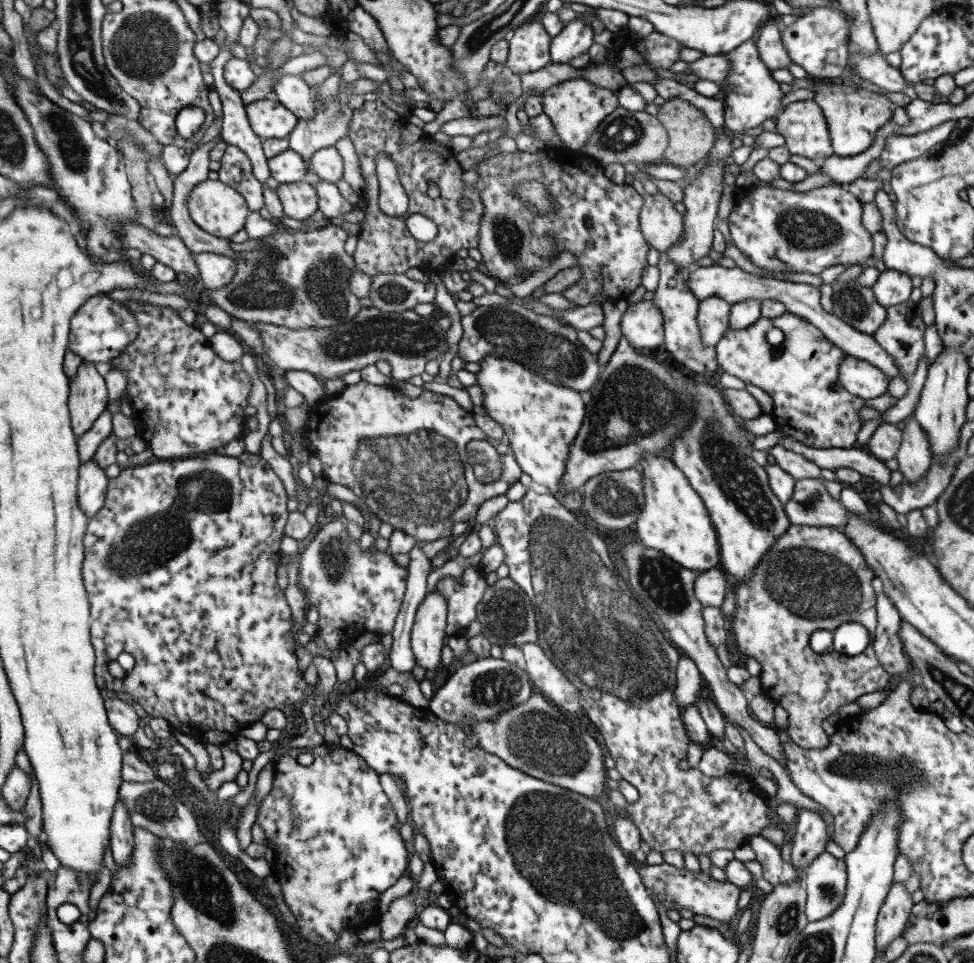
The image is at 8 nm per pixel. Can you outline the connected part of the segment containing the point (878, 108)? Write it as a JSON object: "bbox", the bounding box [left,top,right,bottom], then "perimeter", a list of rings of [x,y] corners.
{"bbox":[813,82,897,158],"perimeter":[[[814,82],[814,86],[816,96],[813,100],[822,109],[828,123],[834,155],[842,158],[852,158],[868,150],[870,144],[874,144],[877,130],[892,121],[897,107],[884,95],[862,88],[856,91],[849,84]]]}

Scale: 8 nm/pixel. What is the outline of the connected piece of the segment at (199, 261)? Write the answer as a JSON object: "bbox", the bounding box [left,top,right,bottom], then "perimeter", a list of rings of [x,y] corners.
{"bbox":[192,252,236,289],"perimeter":[[[211,252],[192,254],[206,289],[219,289],[228,284],[236,272],[235,262],[229,256]]]}

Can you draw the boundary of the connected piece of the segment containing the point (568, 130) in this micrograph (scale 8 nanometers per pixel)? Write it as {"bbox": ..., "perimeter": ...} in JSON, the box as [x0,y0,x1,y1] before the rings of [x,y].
{"bbox":[542,78,618,153],"perimeter":[[[574,78],[556,84],[542,94],[543,113],[550,118],[554,131],[566,149],[578,153],[590,141],[604,118],[618,107],[618,91],[605,90],[586,78]]]}

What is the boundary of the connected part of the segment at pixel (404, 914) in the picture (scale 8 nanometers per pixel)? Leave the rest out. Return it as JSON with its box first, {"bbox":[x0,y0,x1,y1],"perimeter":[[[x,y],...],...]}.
{"bbox":[380,891,414,940],"perimeter":[[[414,891],[408,895],[394,899],[389,909],[381,915],[380,928],[382,940],[394,940],[404,933],[411,916],[410,909],[414,909]]]}

